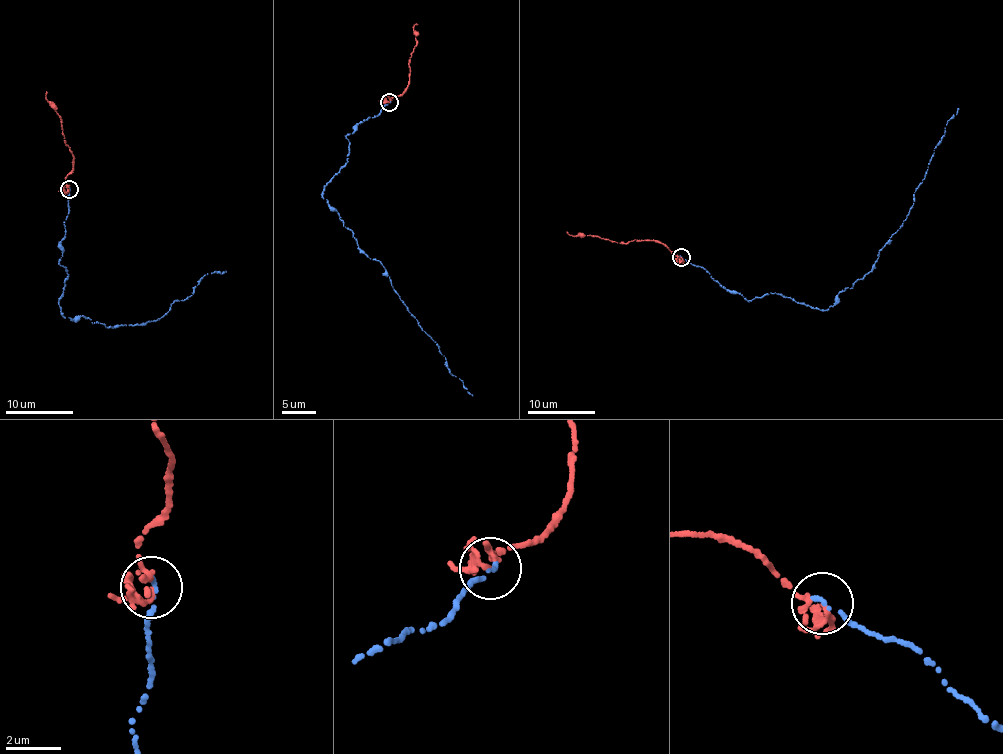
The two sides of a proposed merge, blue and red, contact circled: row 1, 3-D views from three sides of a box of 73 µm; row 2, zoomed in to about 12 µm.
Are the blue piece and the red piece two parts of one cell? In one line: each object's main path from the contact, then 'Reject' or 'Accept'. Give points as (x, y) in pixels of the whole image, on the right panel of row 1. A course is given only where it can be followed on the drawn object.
Course of blue: (680, 257), (748, 301), (777, 293), (828, 309), (872, 270), (901, 228), (959, 109). Course of red: (680, 257), (661, 241), (635, 239), (619, 243), (592, 236), (572, 236), (566, 232). Accept

